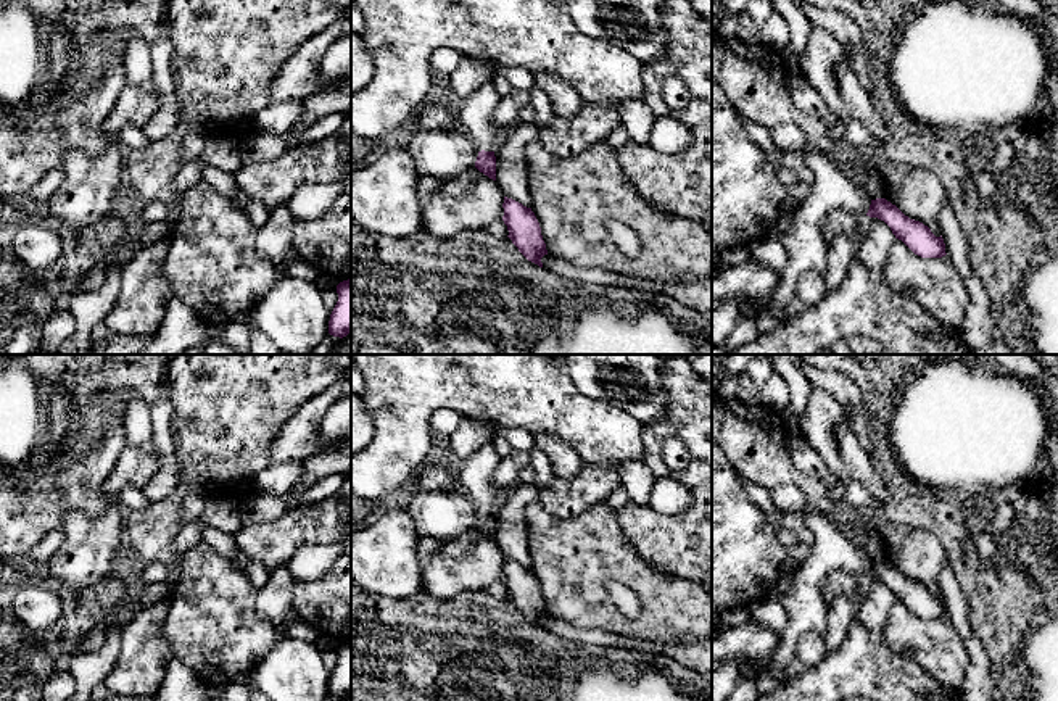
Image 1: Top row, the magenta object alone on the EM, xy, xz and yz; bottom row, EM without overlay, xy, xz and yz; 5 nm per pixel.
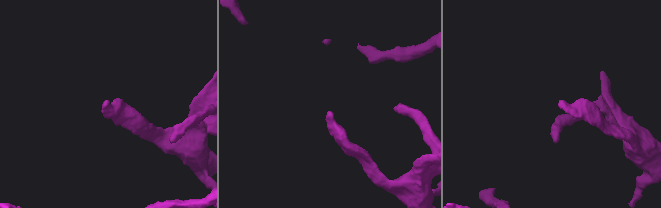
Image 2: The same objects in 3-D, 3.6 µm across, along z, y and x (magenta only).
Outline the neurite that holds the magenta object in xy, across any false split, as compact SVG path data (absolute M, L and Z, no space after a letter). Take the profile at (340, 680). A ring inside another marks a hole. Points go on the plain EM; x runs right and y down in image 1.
M351 640L337 646L338 662L330 675L329 695L346 698L351 693Z

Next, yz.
M808 504L797 509L805 516L805 524L813 535L808 559L792 574L791 588L776 593L784 611L786 627L775 649L757 670L757 677L775 672L778 683L784 683L786 666L796 656L796 646L804 633L824 635L828 627L828 604L823 598L823 582L834 570L845 570L855 577L884 582L895 599L902 601L921 619L945 617L942 596L936 598L928 587L905 577L886 559L870 561L863 550L839 529L828 516Z

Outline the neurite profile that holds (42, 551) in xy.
M55 529L48 532L29 553L34 561L48 561L53 553L61 546L64 540L64 530Z

